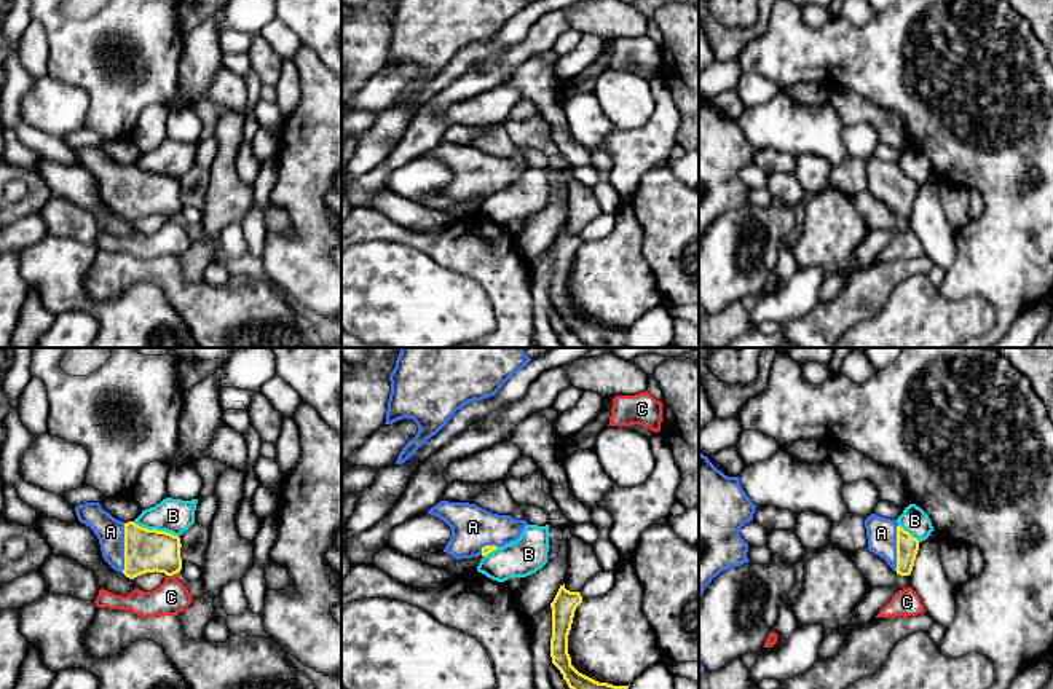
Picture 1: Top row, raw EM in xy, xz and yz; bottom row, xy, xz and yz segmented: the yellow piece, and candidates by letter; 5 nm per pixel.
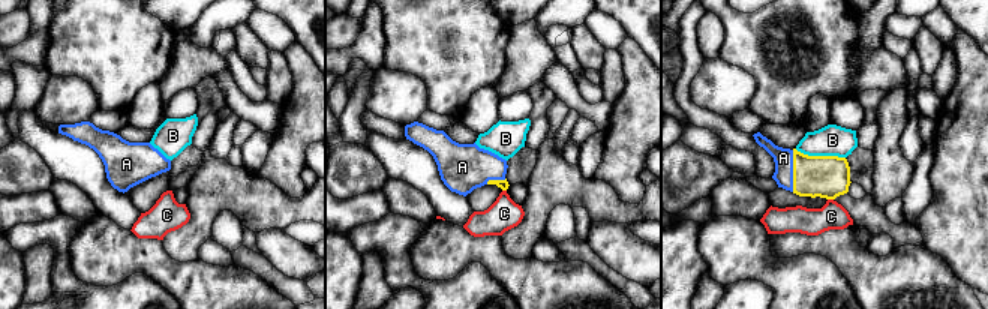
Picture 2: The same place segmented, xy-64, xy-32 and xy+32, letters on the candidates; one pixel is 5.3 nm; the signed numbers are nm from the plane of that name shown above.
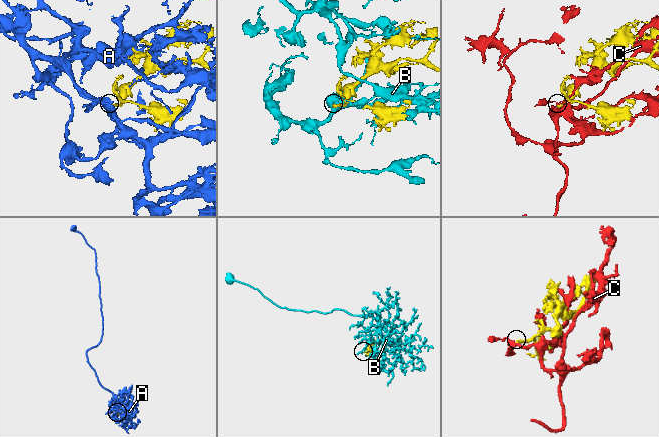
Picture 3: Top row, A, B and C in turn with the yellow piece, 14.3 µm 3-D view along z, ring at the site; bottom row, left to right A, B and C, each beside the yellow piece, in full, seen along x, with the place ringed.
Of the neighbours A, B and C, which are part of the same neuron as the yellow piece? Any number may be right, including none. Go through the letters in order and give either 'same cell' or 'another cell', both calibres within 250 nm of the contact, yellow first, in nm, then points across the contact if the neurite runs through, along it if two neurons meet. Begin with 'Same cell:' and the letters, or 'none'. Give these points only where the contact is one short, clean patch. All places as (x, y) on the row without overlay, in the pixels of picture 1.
Same cell: A
A: same cell; calibres 220 and 140 nm
B: another cell; calibres 220 and 180 nm; border xy (133, 165), (177, 179)
C: another cell; calibres 220 and 170 nm; border xy (168, 217), (173, 219)

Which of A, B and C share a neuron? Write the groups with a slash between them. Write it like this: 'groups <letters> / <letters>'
groups A / B / C

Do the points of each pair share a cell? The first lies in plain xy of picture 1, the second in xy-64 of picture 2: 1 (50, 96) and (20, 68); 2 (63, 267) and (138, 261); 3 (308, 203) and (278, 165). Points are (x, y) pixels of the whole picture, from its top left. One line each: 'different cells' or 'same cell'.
1: different cells
2: different cells
3: same cell

